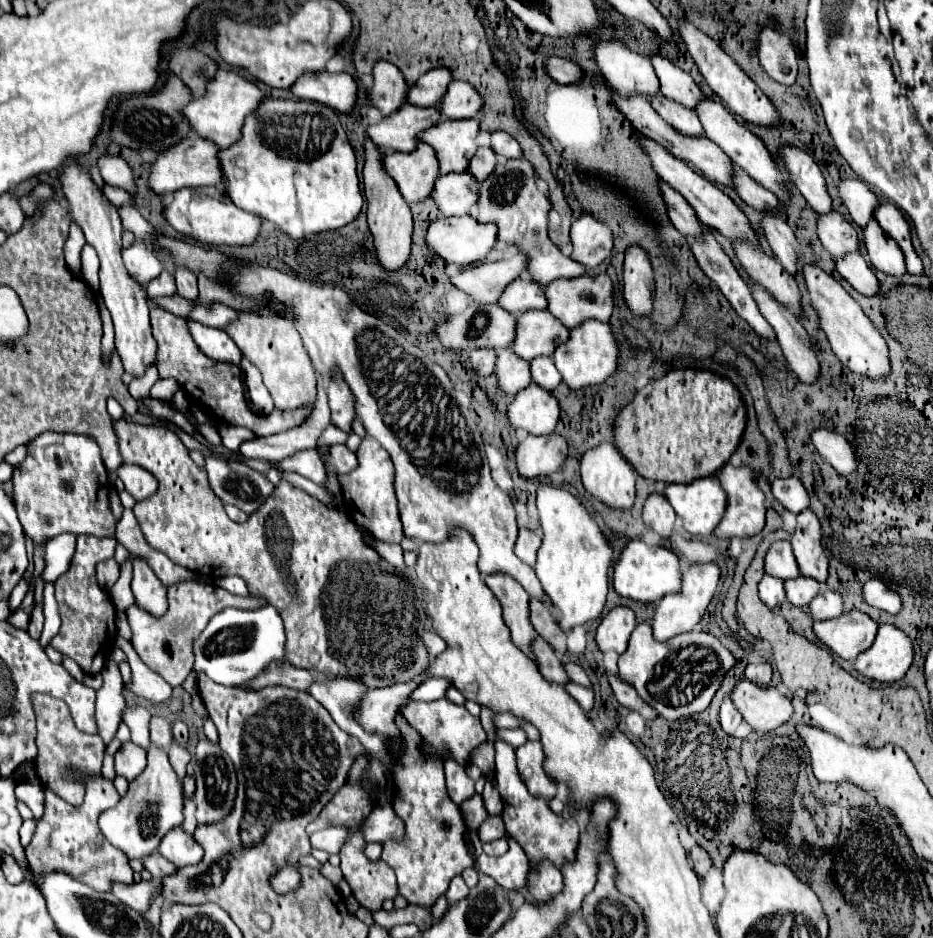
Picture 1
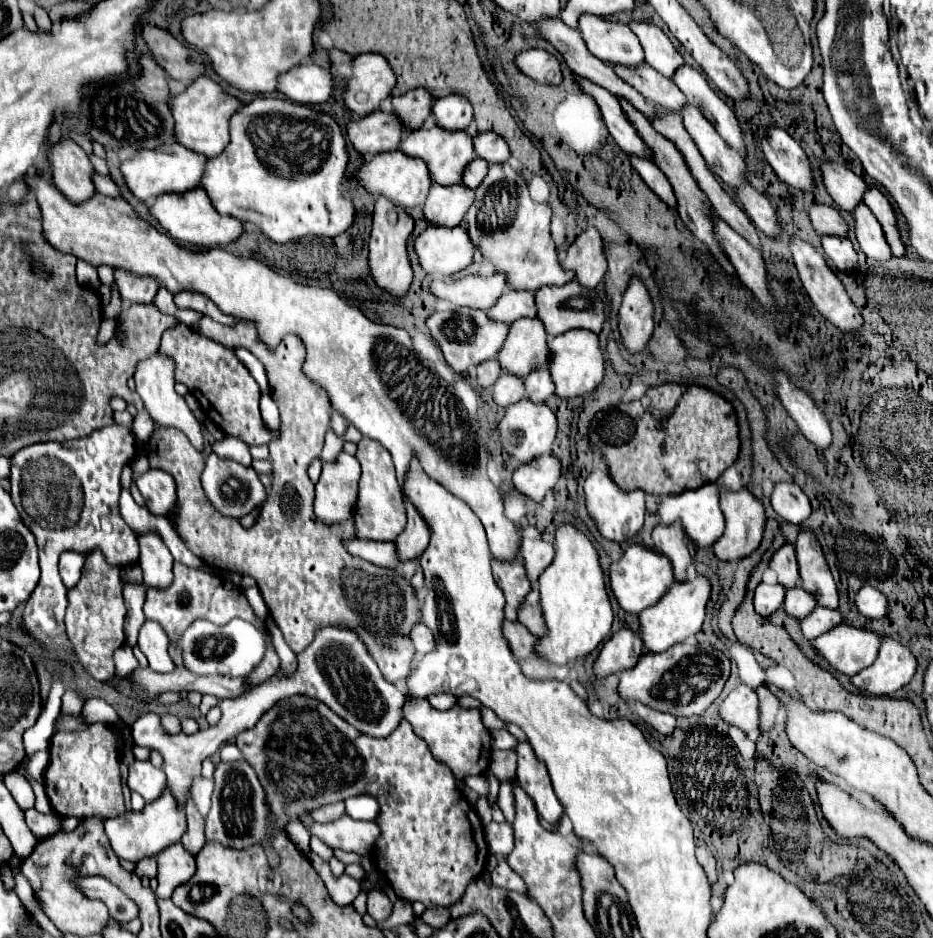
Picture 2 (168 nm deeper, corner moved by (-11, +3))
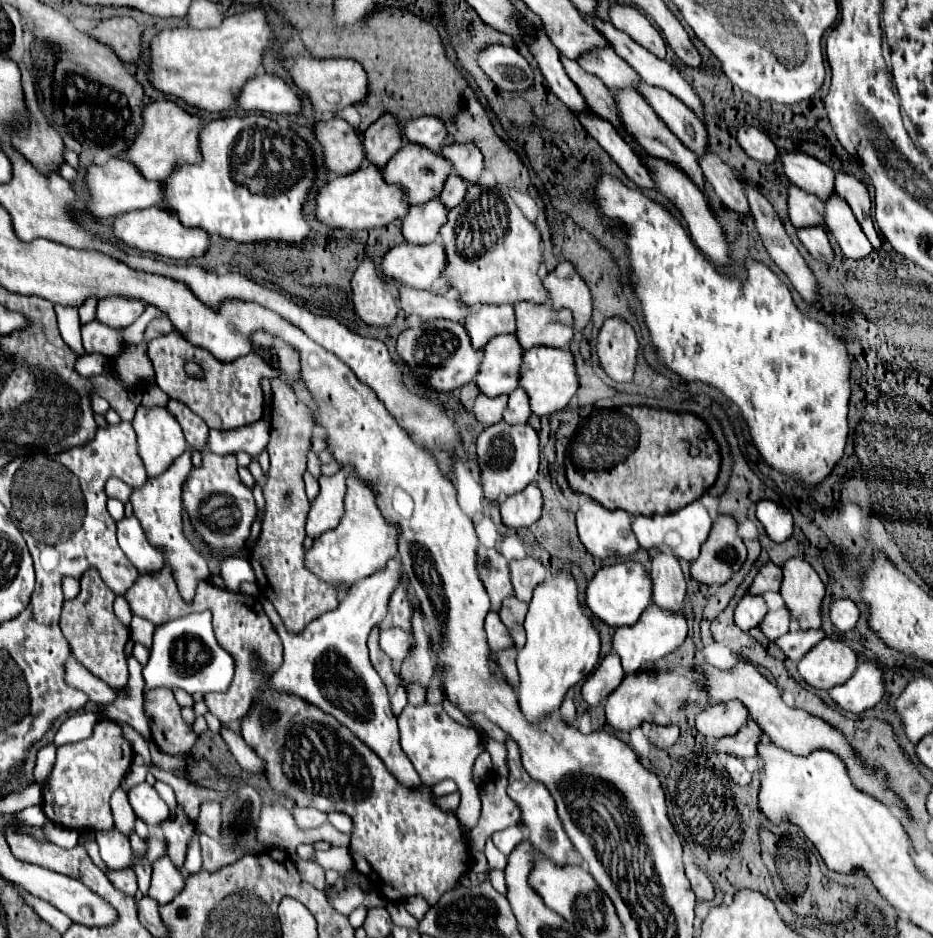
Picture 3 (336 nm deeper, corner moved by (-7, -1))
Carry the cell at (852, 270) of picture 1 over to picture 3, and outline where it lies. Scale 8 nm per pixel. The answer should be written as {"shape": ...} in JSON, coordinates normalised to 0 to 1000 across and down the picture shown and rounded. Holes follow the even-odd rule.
{"shape":[[[861,242],[854,244],[854,253],[861,259],[861,263],[878,278],[891,280],[893,278],[893,265],[886,255],[886,246],[882,242]]]}

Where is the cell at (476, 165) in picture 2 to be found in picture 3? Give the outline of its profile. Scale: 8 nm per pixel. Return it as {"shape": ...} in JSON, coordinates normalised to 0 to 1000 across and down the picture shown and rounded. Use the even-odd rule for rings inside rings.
{"shape":[[[483,184],[475,197],[475,204],[471,206],[471,214],[473,214],[473,219],[479,219],[479,223],[486,223],[488,219],[492,219],[496,214],[498,206],[501,206],[501,193],[496,193],[488,184]]]}

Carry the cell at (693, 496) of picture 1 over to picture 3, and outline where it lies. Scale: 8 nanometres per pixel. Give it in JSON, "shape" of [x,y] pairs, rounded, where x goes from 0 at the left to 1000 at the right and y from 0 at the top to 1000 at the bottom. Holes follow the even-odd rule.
{"shape":[[[743,534],[736,541],[717,547],[717,549],[704,549],[704,551],[681,551],[676,558],[676,566],[681,568],[681,575],[685,583],[691,587],[698,585],[717,585],[726,596],[743,598],[749,594],[751,581],[758,577],[758,570],[762,566],[762,551],[758,543],[751,538],[751,534]]]}

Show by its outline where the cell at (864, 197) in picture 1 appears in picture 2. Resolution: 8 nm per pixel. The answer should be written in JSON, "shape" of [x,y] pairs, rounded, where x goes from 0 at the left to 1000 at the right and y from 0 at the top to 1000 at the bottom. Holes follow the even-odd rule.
{"shape":[[[880,174],[882,193],[889,208],[895,212],[899,223],[912,225],[916,219],[925,216],[925,206],[931,201],[931,195],[908,180],[904,174]]]}

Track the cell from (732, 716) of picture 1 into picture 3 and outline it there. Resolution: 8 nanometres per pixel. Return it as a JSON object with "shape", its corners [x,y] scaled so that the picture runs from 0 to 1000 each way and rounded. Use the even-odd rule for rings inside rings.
{"shape":[[[779,807],[777,822],[779,822],[779,826],[781,826],[790,837],[803,837],[803,835],[805,835],[803,822],[801,822],[798,816],[796,816],[792,809],[788,809],[788,807]]]}

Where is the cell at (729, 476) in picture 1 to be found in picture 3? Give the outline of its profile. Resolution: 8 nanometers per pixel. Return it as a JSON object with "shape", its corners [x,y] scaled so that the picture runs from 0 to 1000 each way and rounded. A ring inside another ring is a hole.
{"shape":[[[771,549],[753,579],[751,592],[741,598],[738,615],[753,624],[775,624],[794,607],[798,594],[801,585],[790,572],[788,553]]]}

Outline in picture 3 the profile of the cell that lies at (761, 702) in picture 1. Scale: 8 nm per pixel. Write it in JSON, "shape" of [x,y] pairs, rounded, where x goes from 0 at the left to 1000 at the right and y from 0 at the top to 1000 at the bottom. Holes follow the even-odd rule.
{"shape":[[[792,747],[781,749],[766,749],[753,756],[747,767],[745,775],[753,786],[779,786],[788,784],[792,775],[801,769],[801,756]]]}

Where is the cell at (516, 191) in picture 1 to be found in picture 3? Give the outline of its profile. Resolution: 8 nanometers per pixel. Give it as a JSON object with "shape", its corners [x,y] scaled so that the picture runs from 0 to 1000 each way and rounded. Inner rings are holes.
{"shape":[[[503,197],[501,210],[479,227],[479,238],[471,244],[471,251],[479,270],[479,287],[475,289],[475,295],[481,306],[492,312],[490,319],[496,325],[586,321],[586,310],[576,295],[582,276],[578,265],[580,251],[543,204]]]}

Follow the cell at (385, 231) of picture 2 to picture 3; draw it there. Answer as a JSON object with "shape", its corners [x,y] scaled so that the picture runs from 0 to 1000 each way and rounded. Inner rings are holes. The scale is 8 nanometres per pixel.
{"shape":[[[389,276],[389,283],[383,285],[378,297],[376,297],[376,308],[378,308],[378,332],[380,336],[391,344],[391,346],[398,346],[398,349],[417,349],[423,338],[426,338],[426,321],[419,312],[413,310],[413,300],[404,293],[402,289],[402,283],[398,276]]]}

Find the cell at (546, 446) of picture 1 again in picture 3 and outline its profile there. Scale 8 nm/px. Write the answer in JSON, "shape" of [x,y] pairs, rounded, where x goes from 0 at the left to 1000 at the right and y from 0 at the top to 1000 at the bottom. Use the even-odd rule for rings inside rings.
{"shape":[[[569,515],[561,526],[541,532],[535,538],[537,555],[548,564],[565,564],[576,558],[580,549],[580,523],[573,515]]]}

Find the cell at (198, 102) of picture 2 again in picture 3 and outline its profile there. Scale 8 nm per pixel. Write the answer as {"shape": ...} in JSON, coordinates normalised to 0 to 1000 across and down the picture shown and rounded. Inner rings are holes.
{"shape":[[[168,108],[153,114],[153,133],[138,155],[136,163],[130,167],[149,178],[149,184],[158,193],[175,193],[188,174],[211,174],[215,170],[211,142],[215,138],[215,127],[211,123],[203,123],[198,116],[188,112],[185,108]]]}

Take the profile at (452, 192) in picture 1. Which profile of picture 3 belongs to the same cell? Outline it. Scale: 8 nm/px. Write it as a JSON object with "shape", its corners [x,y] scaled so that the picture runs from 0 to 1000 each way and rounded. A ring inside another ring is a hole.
{"shape":[[[466,212],[453,219],[438,221],[436,231],[432,233],[430,248],[434,259],[441,261],[458,261],[468,255],[471,244],[479,236],[479,223]]]}

